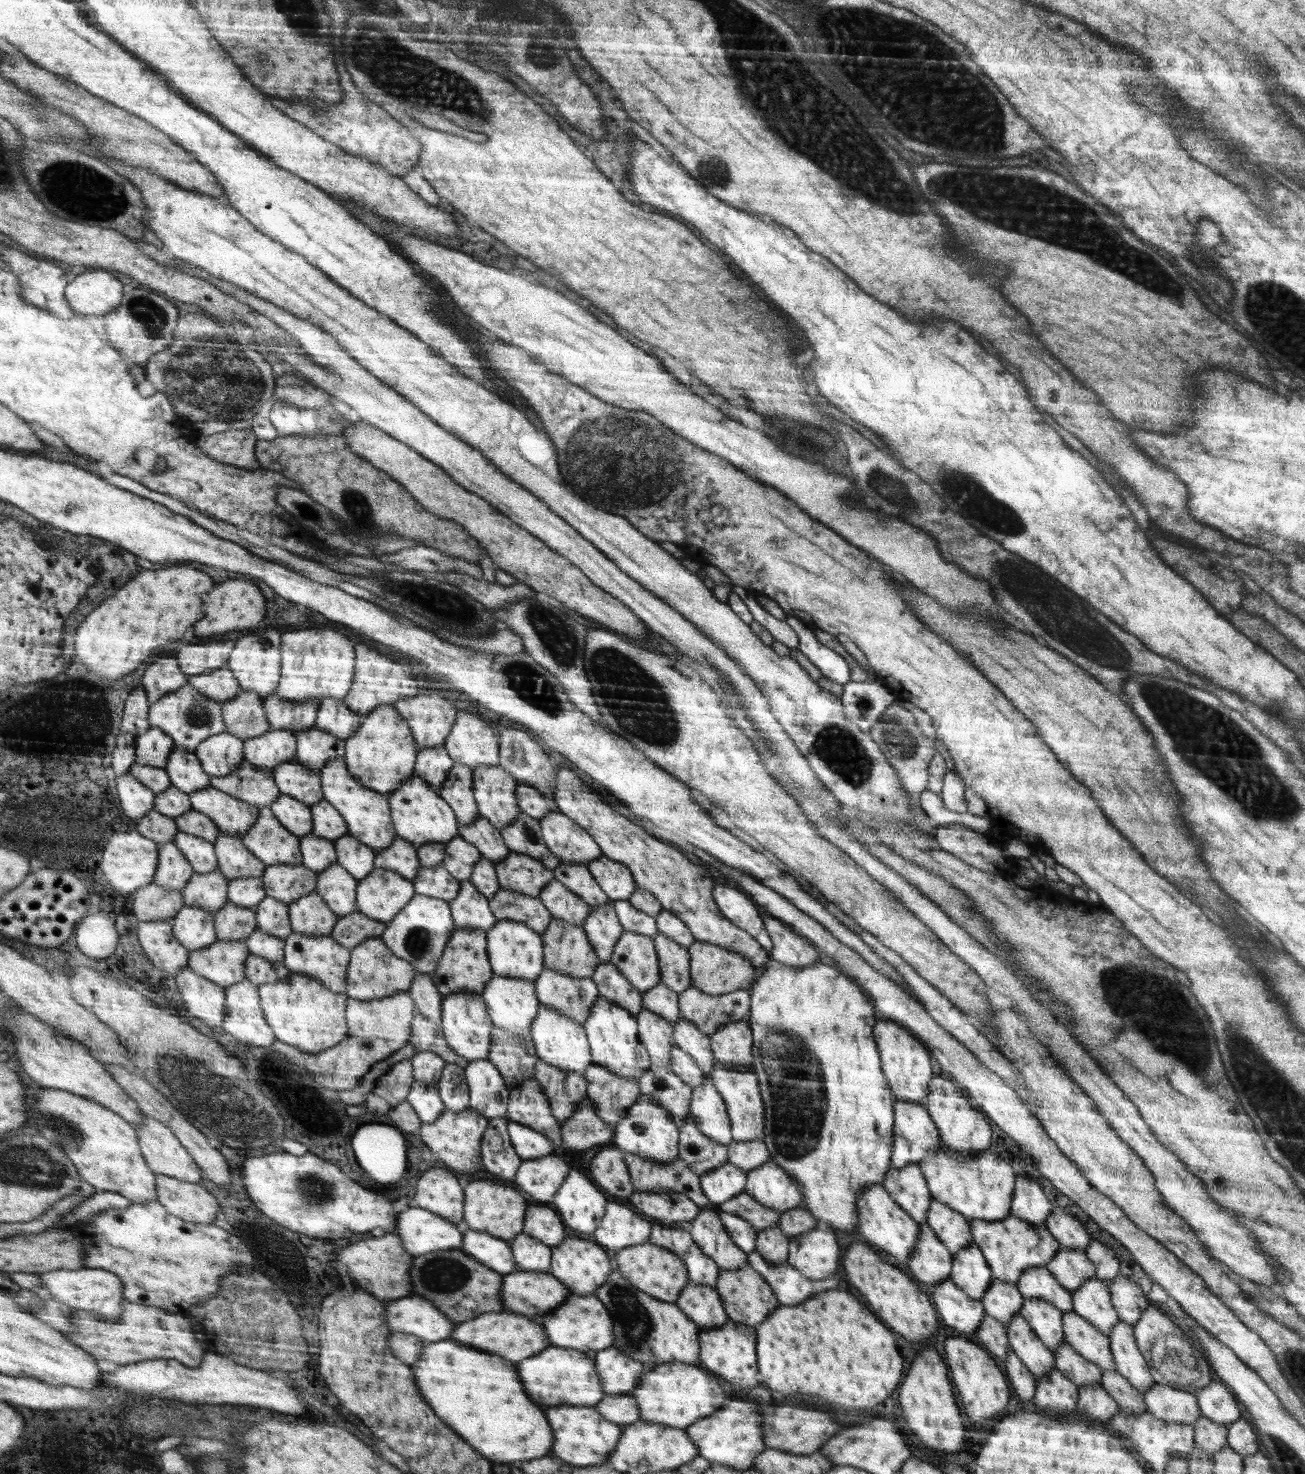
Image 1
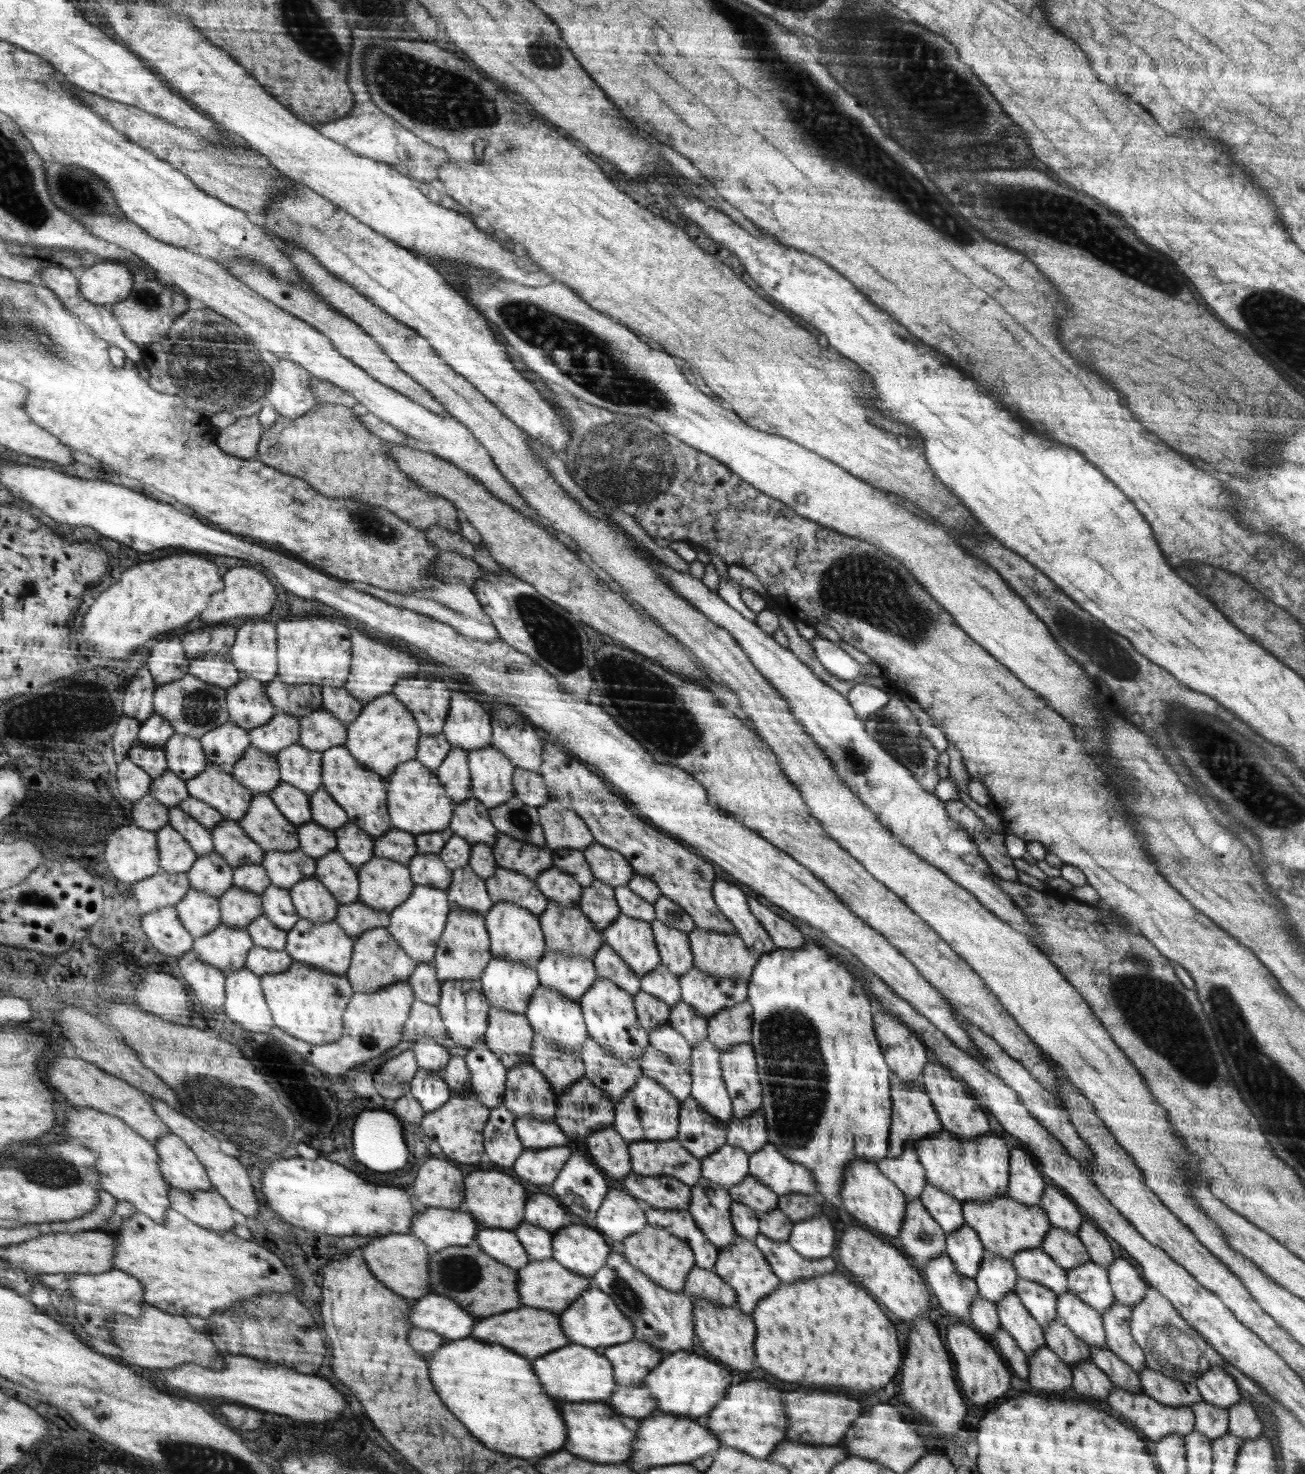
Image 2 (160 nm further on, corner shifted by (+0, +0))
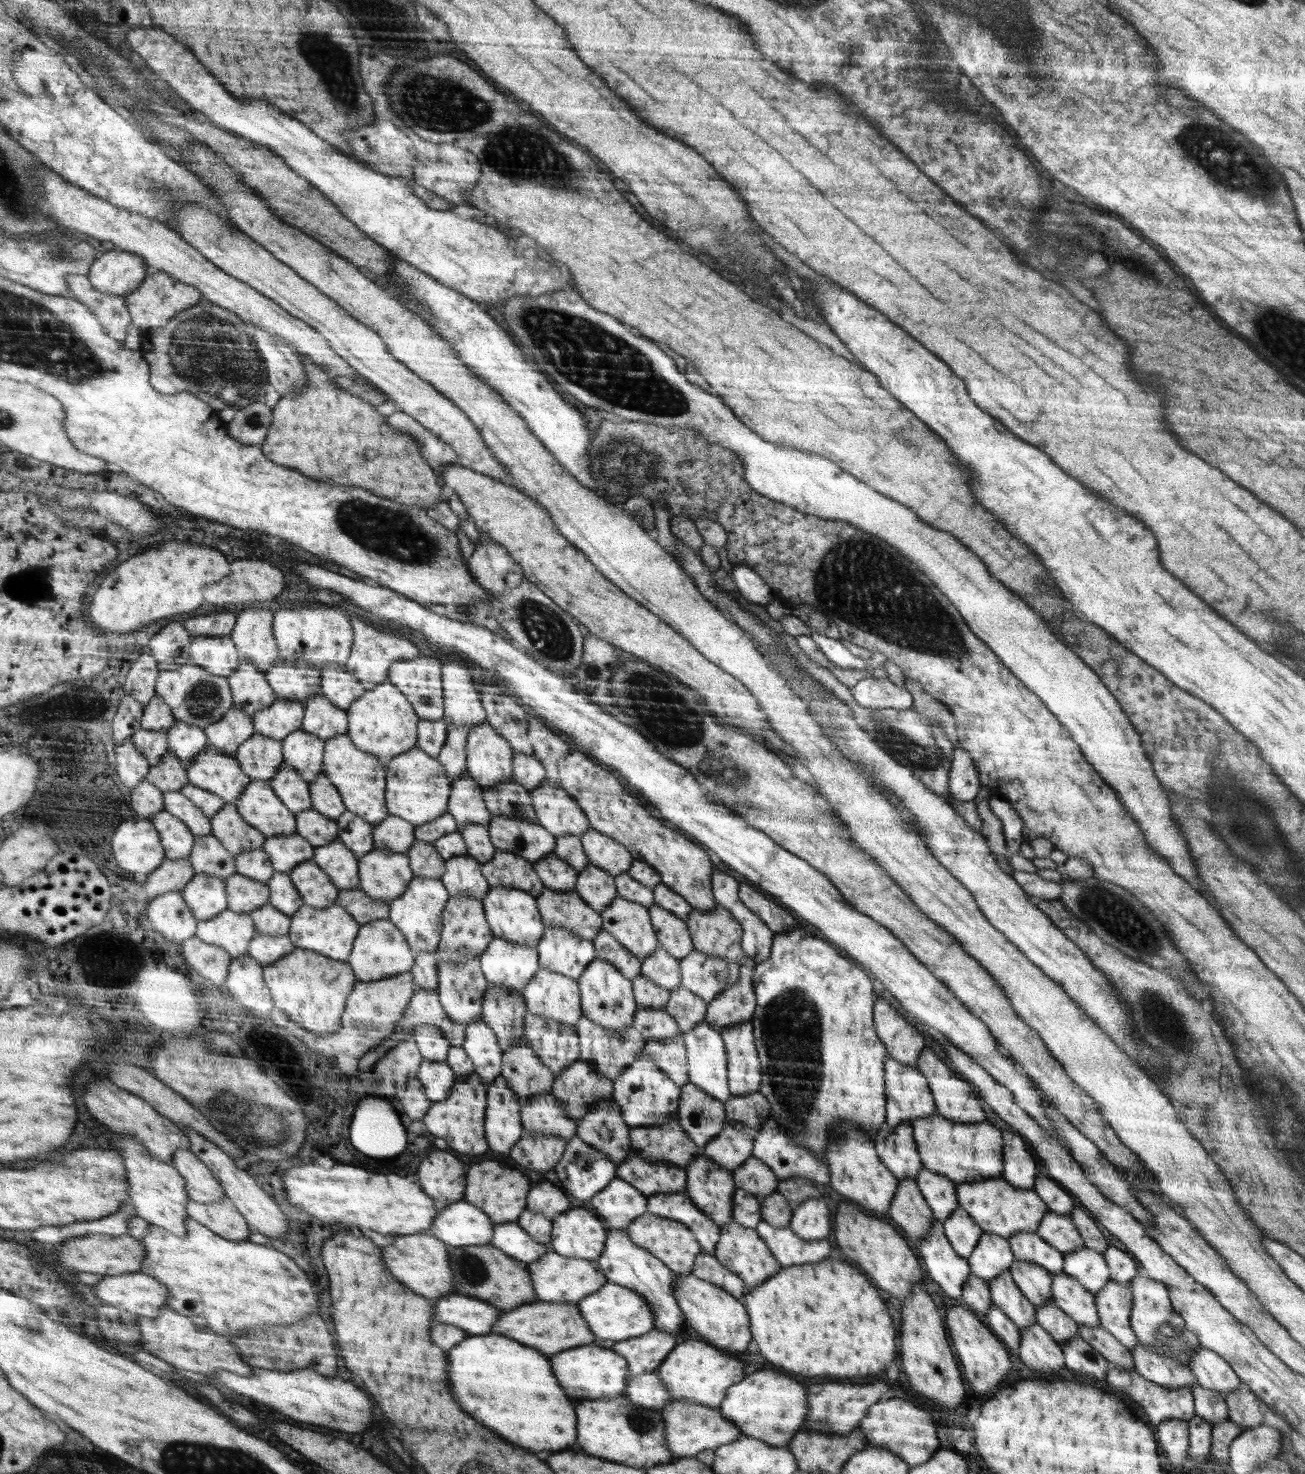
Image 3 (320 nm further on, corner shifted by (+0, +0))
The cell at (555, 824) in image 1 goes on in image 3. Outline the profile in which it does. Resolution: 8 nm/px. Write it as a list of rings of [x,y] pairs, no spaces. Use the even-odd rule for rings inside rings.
[[[545,779],[530,793],[538,823],[555,839],[568,834],[581,838],[591,829],[590,820],[583,808],[562,787],[556,787]]]

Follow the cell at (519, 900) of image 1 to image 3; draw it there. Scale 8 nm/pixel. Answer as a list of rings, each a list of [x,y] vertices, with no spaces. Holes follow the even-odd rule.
[[[497,850],[494,858],[482,865],[482,871],[490,888],[516,888],[532,898],[538,898],[546,888],[535,866],[512,852]]]

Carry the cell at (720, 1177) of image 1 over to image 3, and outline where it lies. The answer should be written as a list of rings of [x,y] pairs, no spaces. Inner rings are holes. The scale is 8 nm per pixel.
[[[726,1120],[722,1133],[702,1148],[712,1162],[733,1171],[753,1156],[753,1138],[734,1121]]]

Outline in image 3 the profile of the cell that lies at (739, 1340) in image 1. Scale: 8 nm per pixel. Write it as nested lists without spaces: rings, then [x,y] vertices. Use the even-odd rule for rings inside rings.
[[[691,1272],[685,1275],[675,1275],[675,1296],[684,1317],[704,1341],[732,1354],[742,1354],[750,1344],[750,1316],[744,1306],[714,1283],[699,1279]]]

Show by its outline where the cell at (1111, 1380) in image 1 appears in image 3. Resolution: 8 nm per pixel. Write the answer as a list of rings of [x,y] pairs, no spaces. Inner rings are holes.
[[[1078,1325],[1078,1336],[1084,1339],[1092,1348],[1095,1348],[1108,1364],[1112,1364],[1116,1370],[1132,1372],[1135,1369],[1133,1356],[1127,1346],[1124,1346],[1118,1339],[1106,1330],[1098,1326]]]

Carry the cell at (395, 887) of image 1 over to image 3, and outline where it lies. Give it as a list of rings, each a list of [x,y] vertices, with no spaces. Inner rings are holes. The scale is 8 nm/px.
[[[373,849],[371,853],[358,859],[360,890],[366,896],[386,902],[394,901],[402,896],[408,883],[415,877],[408,855],[396,854],[390,850]]]

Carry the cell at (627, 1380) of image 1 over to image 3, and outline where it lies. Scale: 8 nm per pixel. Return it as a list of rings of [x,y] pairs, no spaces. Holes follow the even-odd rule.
[[[656,1330],[643,1337],[618,1341],[613,1349],[627,1358],[630,1377],[656,1372],[679,1342],[667,1332]]]

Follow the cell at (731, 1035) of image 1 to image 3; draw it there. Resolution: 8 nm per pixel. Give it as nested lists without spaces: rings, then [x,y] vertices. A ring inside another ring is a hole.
[[[752,958],[740,965],[737,981],[718,997],[707,1002],[705,1021],[710,1023],[722,1034],[724,1029],[750,1021],[758,1008],[755,1002],[754,985],[752,982],[754,968],[757,966]]]

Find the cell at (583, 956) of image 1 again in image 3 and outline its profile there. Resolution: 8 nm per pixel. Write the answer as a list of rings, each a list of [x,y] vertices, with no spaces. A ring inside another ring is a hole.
[[[545,888],[535,902],[546,928],[562,927],[589,941],[603,928],[602,914],[584,902],[575,889],[556,892]]]

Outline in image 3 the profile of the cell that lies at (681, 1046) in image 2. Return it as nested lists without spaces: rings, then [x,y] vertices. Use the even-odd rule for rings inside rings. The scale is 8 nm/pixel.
[[[638,1007],[631,1024],[645,1039],[666,1040],[683,1033],[677,1022],[665,1010]]]

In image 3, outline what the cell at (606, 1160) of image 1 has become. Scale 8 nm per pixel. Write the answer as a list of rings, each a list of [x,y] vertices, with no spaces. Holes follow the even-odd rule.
[[[612,1100],[599,1102],[584,1115],[575,1136],[602,1151],[612,1162],[621,1164],[632,1149],[630,1132],[619,1106]]]

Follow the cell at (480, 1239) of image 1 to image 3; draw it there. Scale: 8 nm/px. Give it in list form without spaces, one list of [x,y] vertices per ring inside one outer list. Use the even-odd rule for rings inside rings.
[[[518,1221],[496,1225],[490,1245],[525,1263],[538,1261],[550,1250],[550,1244],[533,1239]]]

